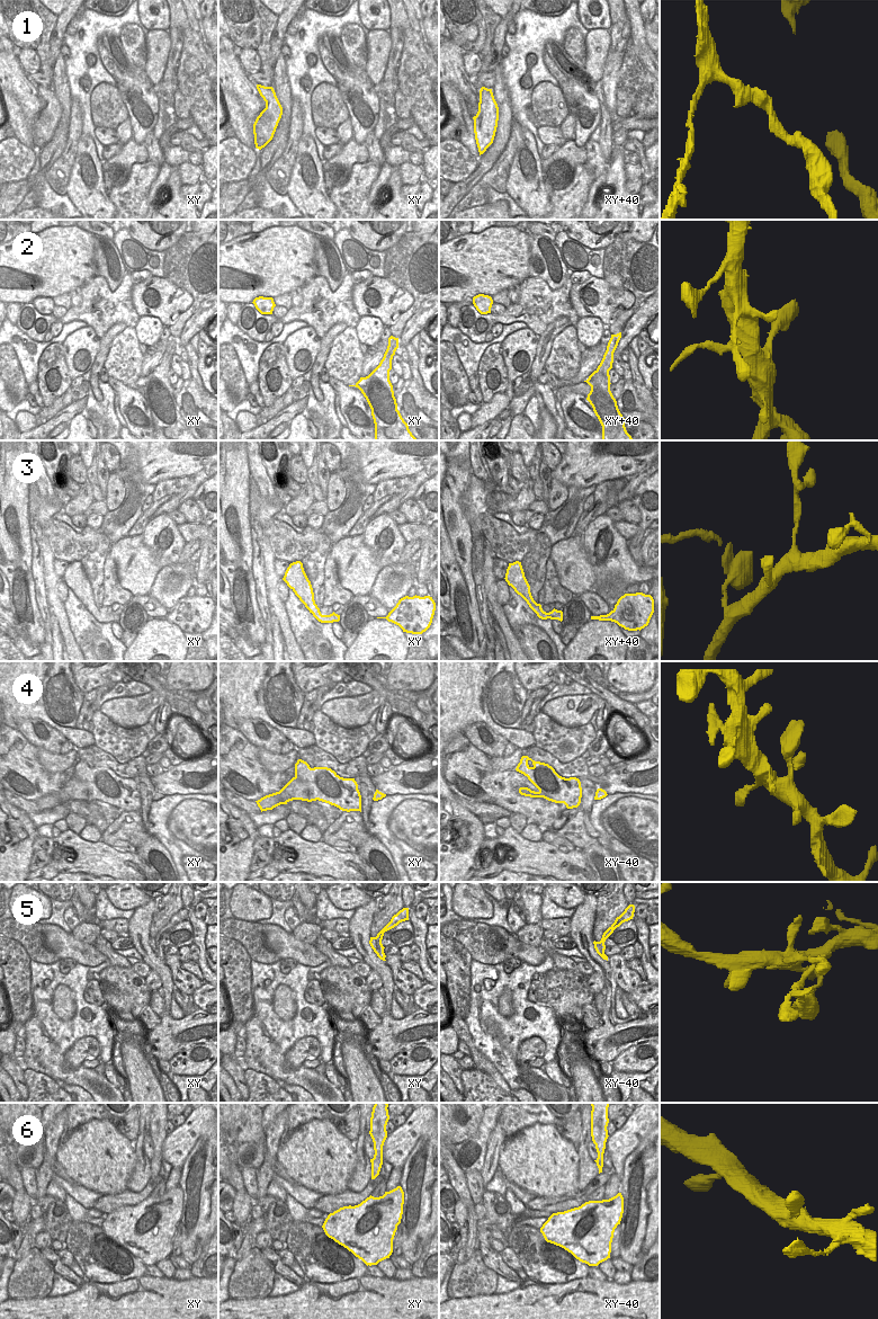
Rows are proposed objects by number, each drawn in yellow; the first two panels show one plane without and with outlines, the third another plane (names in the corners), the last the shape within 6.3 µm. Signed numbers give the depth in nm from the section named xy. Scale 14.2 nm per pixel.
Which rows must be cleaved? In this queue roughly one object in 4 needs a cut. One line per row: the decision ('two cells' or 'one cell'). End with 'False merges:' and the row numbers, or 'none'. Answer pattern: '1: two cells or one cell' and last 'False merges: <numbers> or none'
1: one cell
2: one cell
3: one cell
4: one cell
5: one cell
6: one cell
False merges: none

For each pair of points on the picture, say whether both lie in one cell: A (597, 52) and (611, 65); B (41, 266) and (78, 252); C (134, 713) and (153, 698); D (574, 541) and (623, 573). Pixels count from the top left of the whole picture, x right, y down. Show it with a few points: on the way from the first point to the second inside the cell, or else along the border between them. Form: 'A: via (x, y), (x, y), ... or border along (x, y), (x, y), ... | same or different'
A: border along (609, 48), (600, 79) | different
B: via (50, 263), (55, 261), (64, 254), (69, 254) | same
C: via (139, 709), (149, 702) | same
D: border along (582, 537), (582, 546), (594, 570) | different

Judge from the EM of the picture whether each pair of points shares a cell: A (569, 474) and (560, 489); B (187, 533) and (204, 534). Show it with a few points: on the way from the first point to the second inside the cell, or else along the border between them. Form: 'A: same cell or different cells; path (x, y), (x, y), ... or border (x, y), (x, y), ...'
A: different cells; border (552, 478), (561, 481), (566, 487)
B: same cell; path (191, 533), (199, 533)

